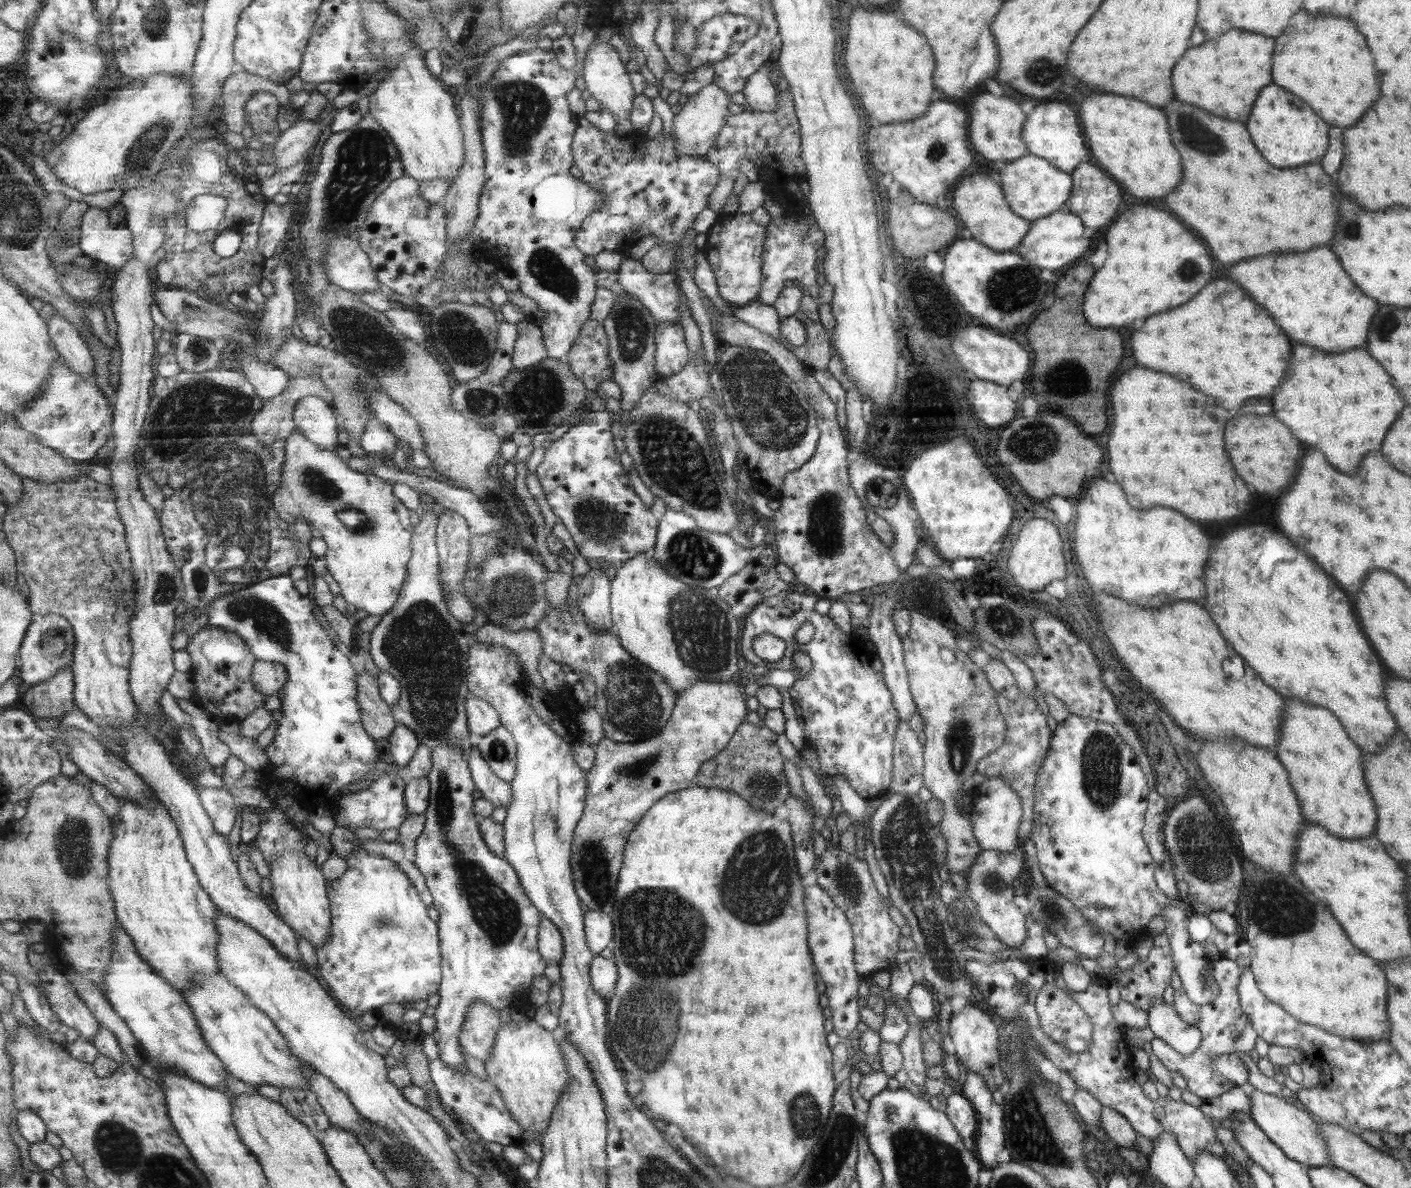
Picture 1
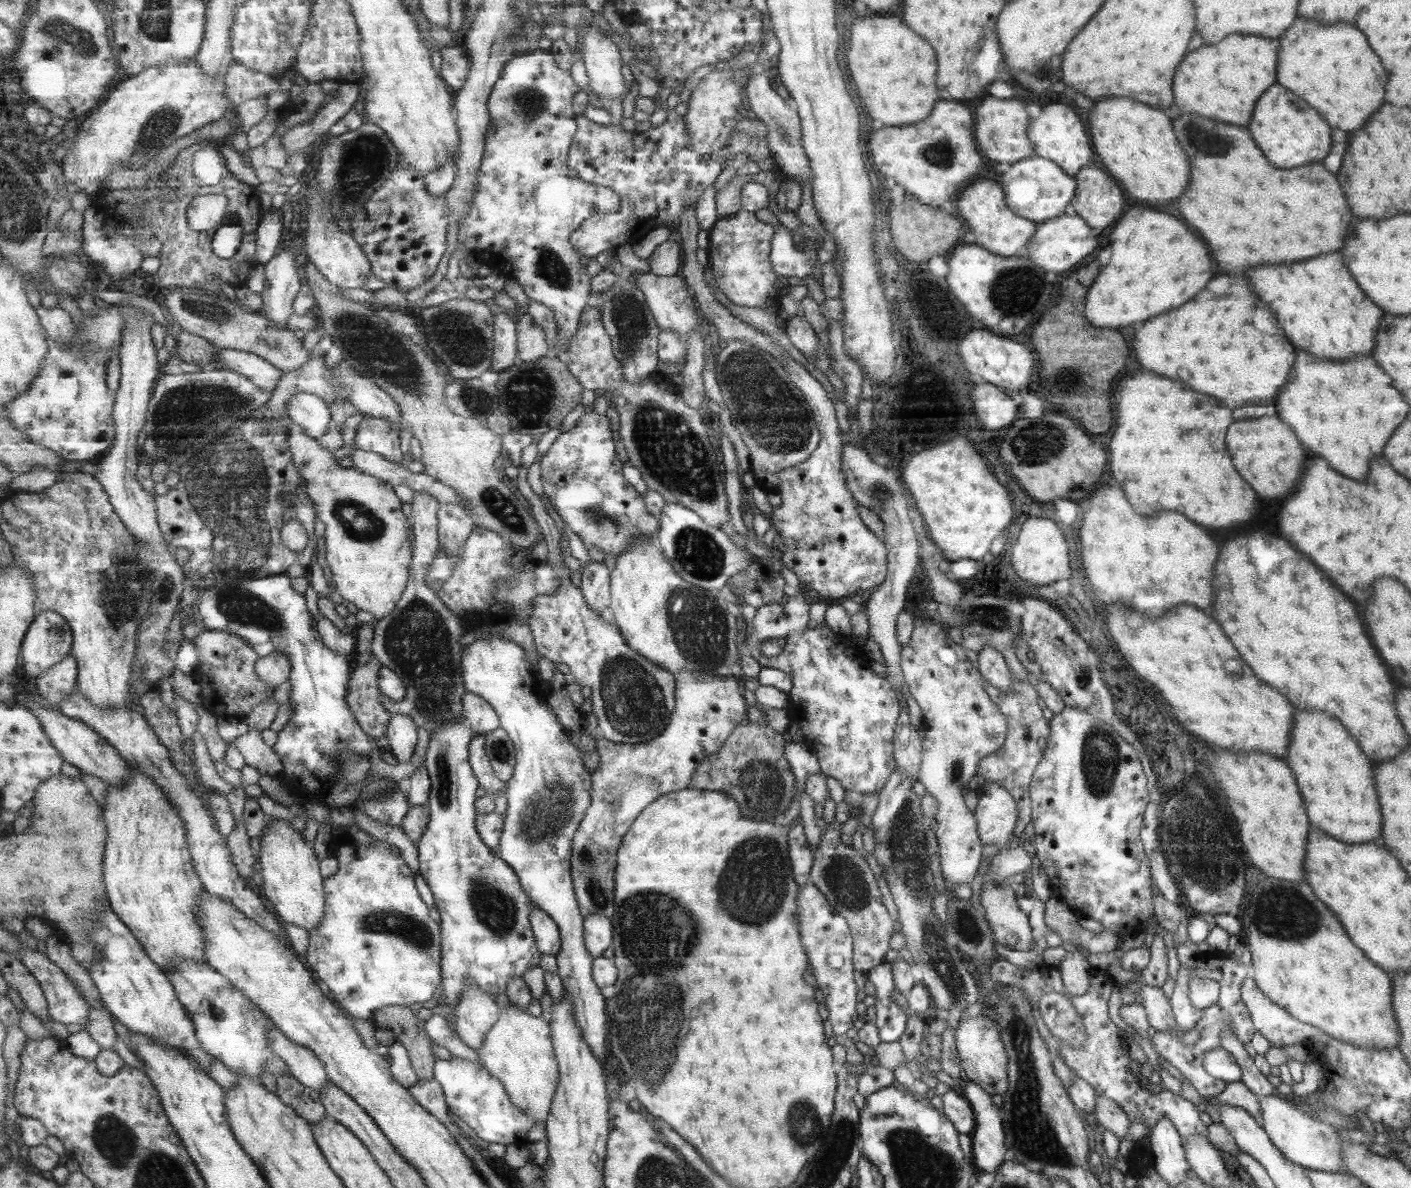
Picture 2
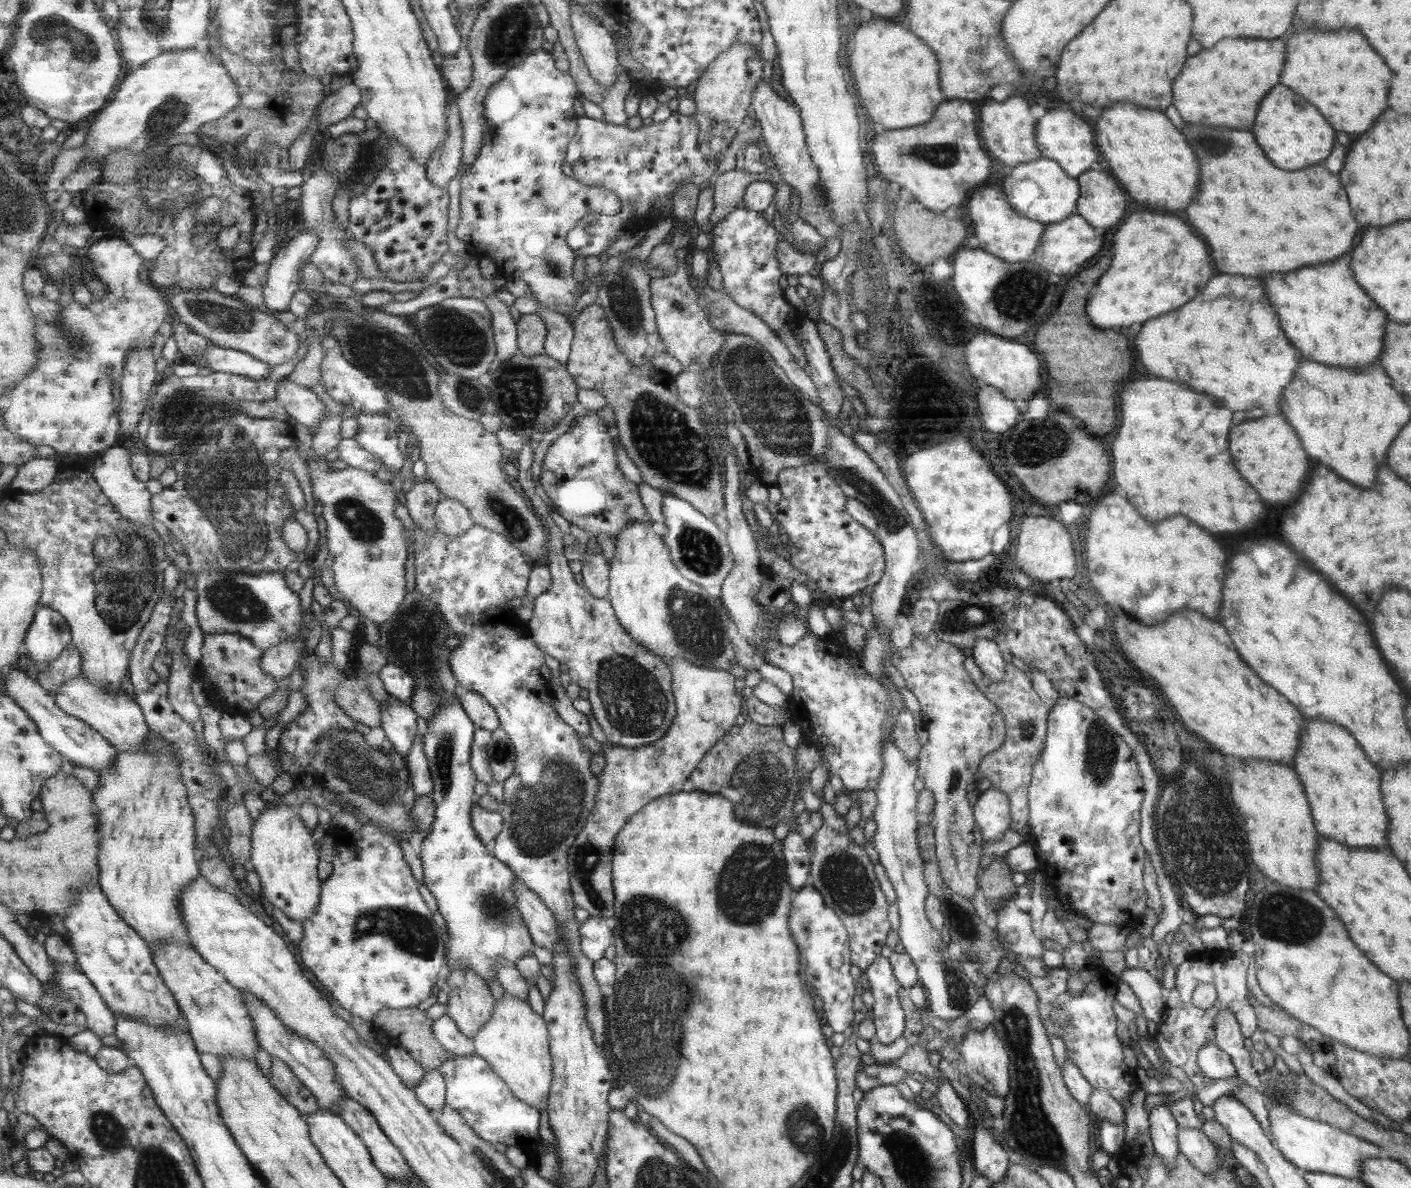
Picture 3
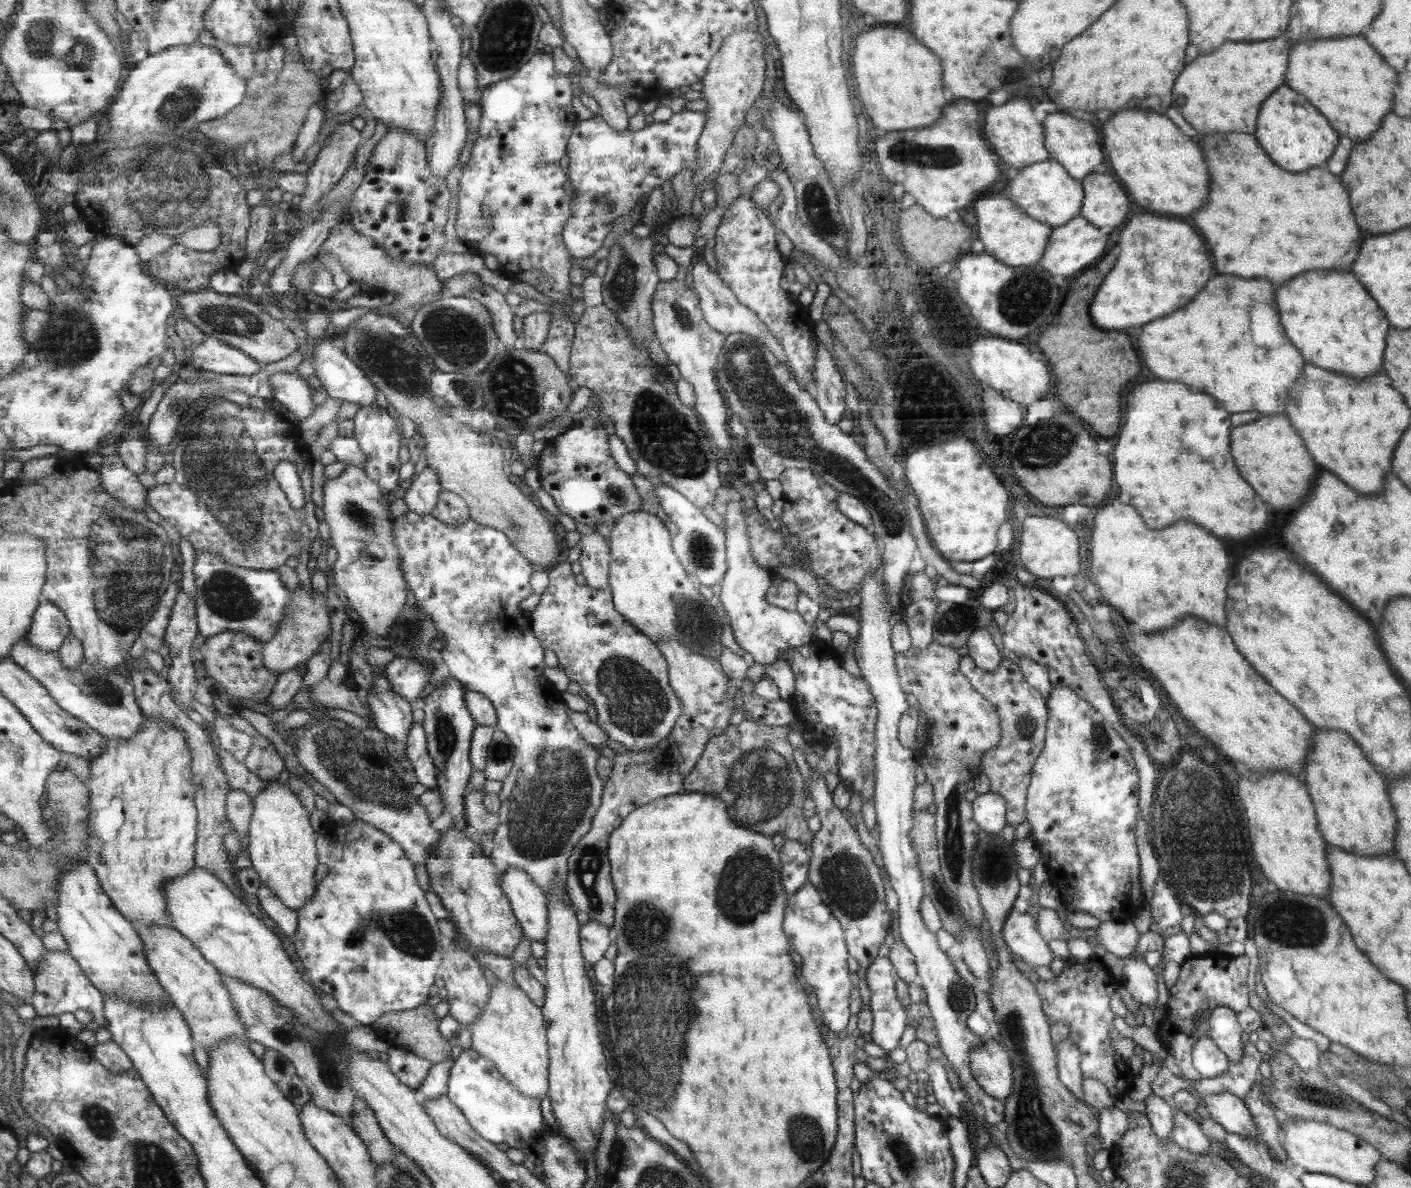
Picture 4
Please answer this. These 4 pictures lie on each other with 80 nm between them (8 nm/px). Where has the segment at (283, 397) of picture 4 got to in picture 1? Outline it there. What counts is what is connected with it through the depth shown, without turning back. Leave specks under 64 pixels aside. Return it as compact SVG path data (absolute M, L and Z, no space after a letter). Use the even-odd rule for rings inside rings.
M307 396L295 410L296 429L321 449L336 451L340 448L338 413L324 398Z

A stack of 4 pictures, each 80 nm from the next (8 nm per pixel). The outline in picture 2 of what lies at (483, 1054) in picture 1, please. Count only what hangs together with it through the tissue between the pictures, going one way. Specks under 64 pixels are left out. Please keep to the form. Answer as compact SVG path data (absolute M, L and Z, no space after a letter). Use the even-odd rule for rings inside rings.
M470 986L456 1010L459 1039L479 1051L491 1029L499 1023L501 1012L495 996Z

